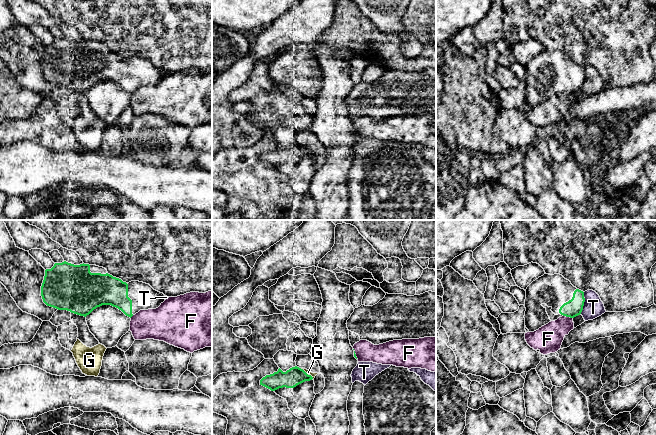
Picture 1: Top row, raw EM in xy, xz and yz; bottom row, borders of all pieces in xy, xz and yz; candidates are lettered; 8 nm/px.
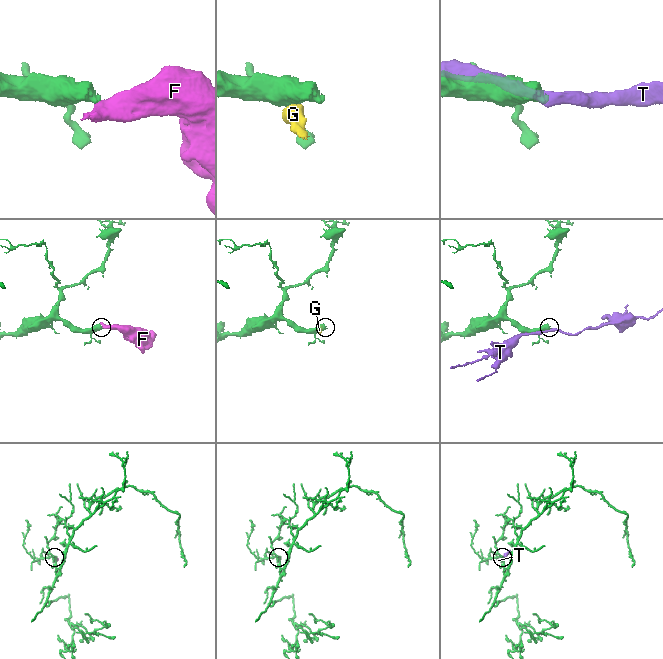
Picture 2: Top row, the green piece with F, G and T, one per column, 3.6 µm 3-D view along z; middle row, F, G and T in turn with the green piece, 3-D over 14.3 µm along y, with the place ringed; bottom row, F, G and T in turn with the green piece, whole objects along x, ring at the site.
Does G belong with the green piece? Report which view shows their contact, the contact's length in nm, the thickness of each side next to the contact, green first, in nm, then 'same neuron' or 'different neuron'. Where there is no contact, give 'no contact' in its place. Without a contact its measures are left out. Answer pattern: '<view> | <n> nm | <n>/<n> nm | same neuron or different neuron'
xz | 140 nm | 150/40 nm | different neuron

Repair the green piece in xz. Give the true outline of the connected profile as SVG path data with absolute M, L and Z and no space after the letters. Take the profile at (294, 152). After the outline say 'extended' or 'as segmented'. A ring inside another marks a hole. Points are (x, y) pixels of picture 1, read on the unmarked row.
M295 142L283 148L280 144L273 150L266 151L260 156L260 161L275 167L279 164L294 164L297 161L312 156L313 153L308 151L303 145Z; as segmented

